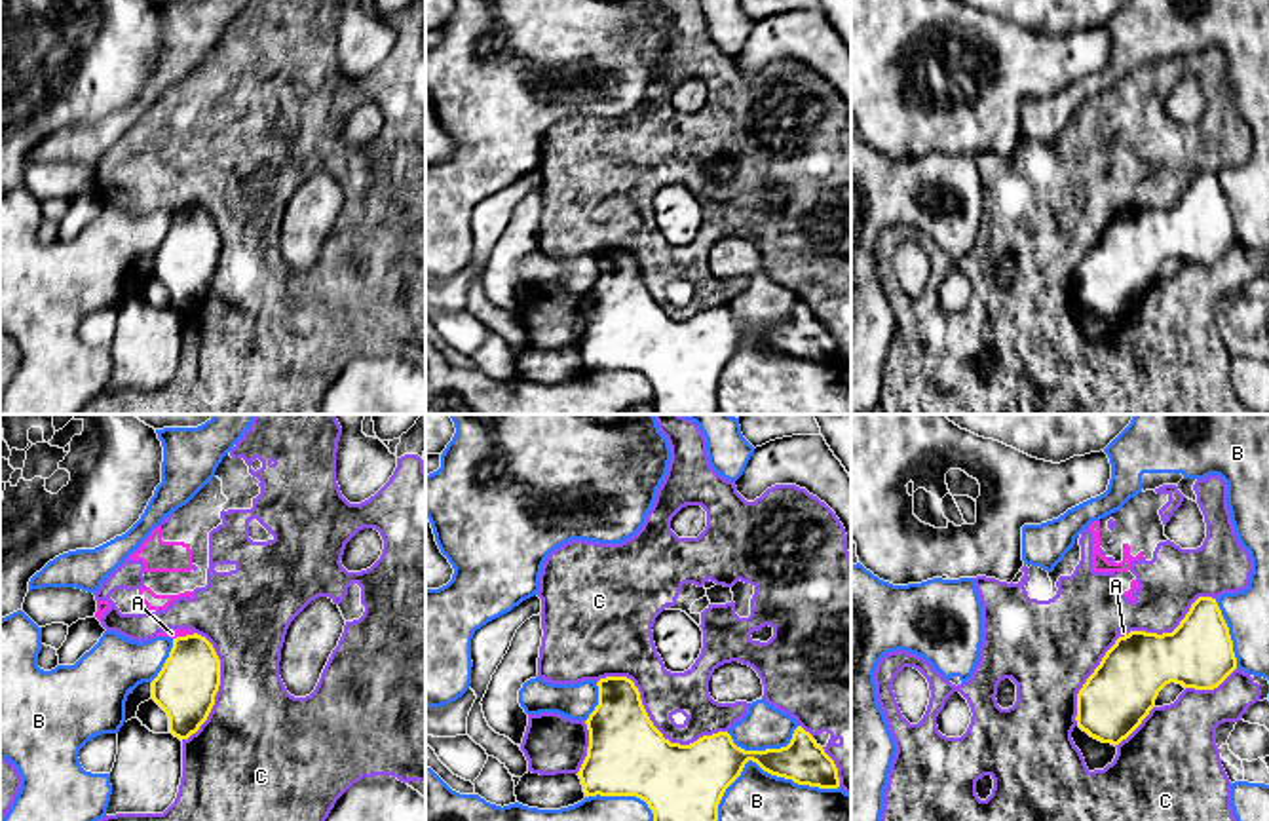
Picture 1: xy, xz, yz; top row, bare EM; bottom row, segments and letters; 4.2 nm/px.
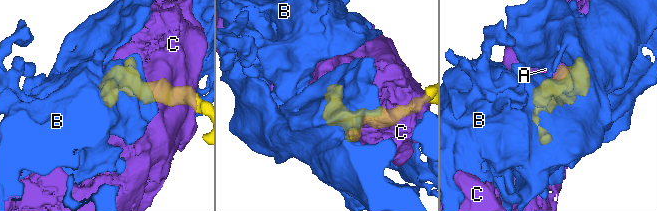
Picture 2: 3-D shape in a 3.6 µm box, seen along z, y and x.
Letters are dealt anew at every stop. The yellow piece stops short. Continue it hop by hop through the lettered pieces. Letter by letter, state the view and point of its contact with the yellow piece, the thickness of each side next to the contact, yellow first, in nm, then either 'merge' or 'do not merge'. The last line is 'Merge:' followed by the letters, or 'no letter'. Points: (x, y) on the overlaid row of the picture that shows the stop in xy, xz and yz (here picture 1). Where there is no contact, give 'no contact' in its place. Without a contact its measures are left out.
A: meets yellow in xy at (183, 637); 260 nm thick on the yellow side, 50 nm on the other; do not merge
B: meets yellow in xz at (764, 770); 240 nm thick on the yellow side, 220 nm on the other; do not merge
C: meets yellow in xz at (652, 723); 340 nm thick on the yellow side, 190 nm on the other; do not merge
Merge: no letter

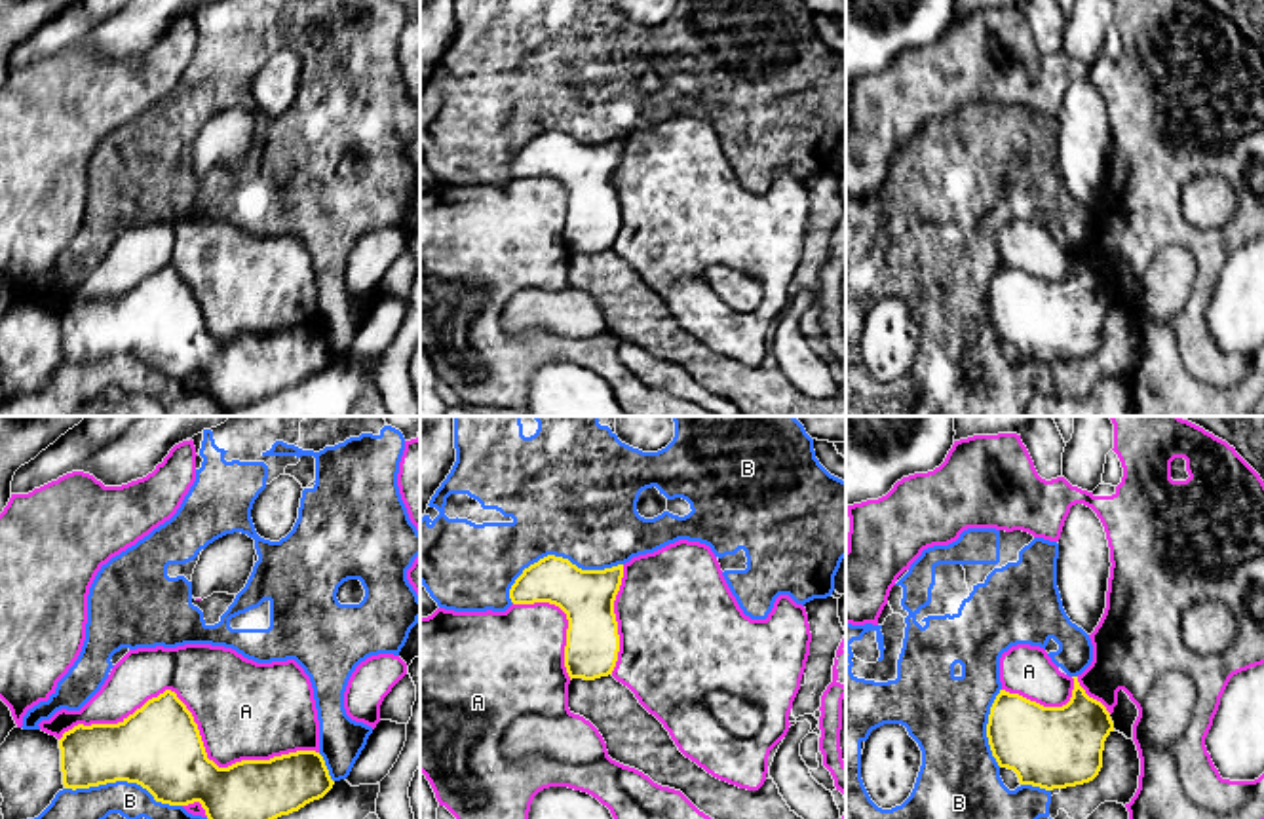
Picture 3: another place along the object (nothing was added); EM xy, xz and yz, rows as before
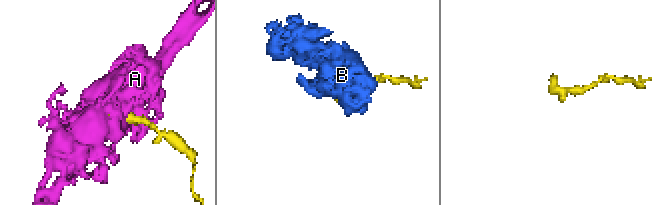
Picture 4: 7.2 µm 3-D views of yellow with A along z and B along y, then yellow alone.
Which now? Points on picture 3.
A: meets yellow in xy at (194, 723); 360 nm thick on the yellow side, 420 nm on the other; do not merge
B: meets yellow in xz at (559, 557); 220 nm thick on the yellow side, 500 nm on the other; do not merge
Merge: no letter

